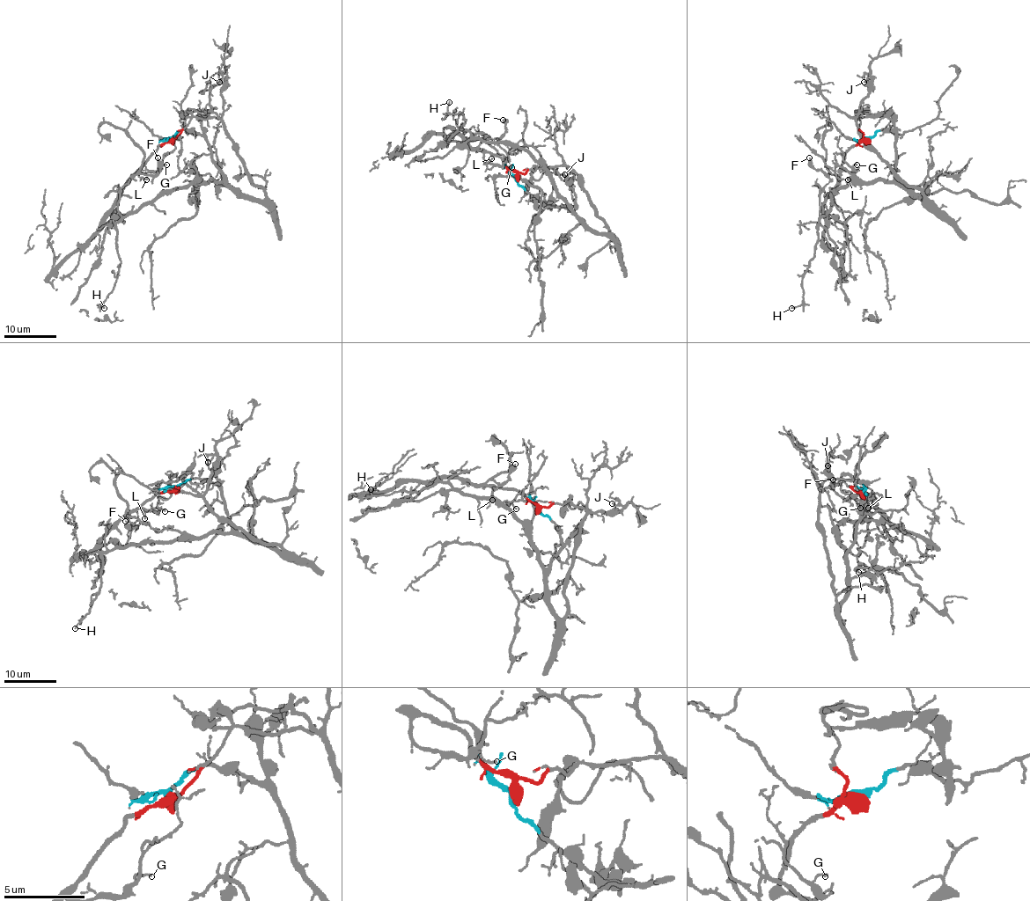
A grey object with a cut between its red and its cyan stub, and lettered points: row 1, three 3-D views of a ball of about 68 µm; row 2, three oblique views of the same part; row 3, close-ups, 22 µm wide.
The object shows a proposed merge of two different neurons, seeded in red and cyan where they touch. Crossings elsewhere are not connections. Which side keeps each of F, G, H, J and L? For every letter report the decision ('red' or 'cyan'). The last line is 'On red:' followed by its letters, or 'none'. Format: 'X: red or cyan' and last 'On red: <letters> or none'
F: red
G: red
H: cyan
J: cyan
L: red
On red: F, G, L

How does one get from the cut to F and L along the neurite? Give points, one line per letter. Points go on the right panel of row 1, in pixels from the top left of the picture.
F: (867, 139), (855, 144), (846, 153), (842, 169), (835, 174), (817, 171), (810, 157)
L: (867, 139), (855, 144), (842, 161), (843, 169), (854, 174), (848, 179)

